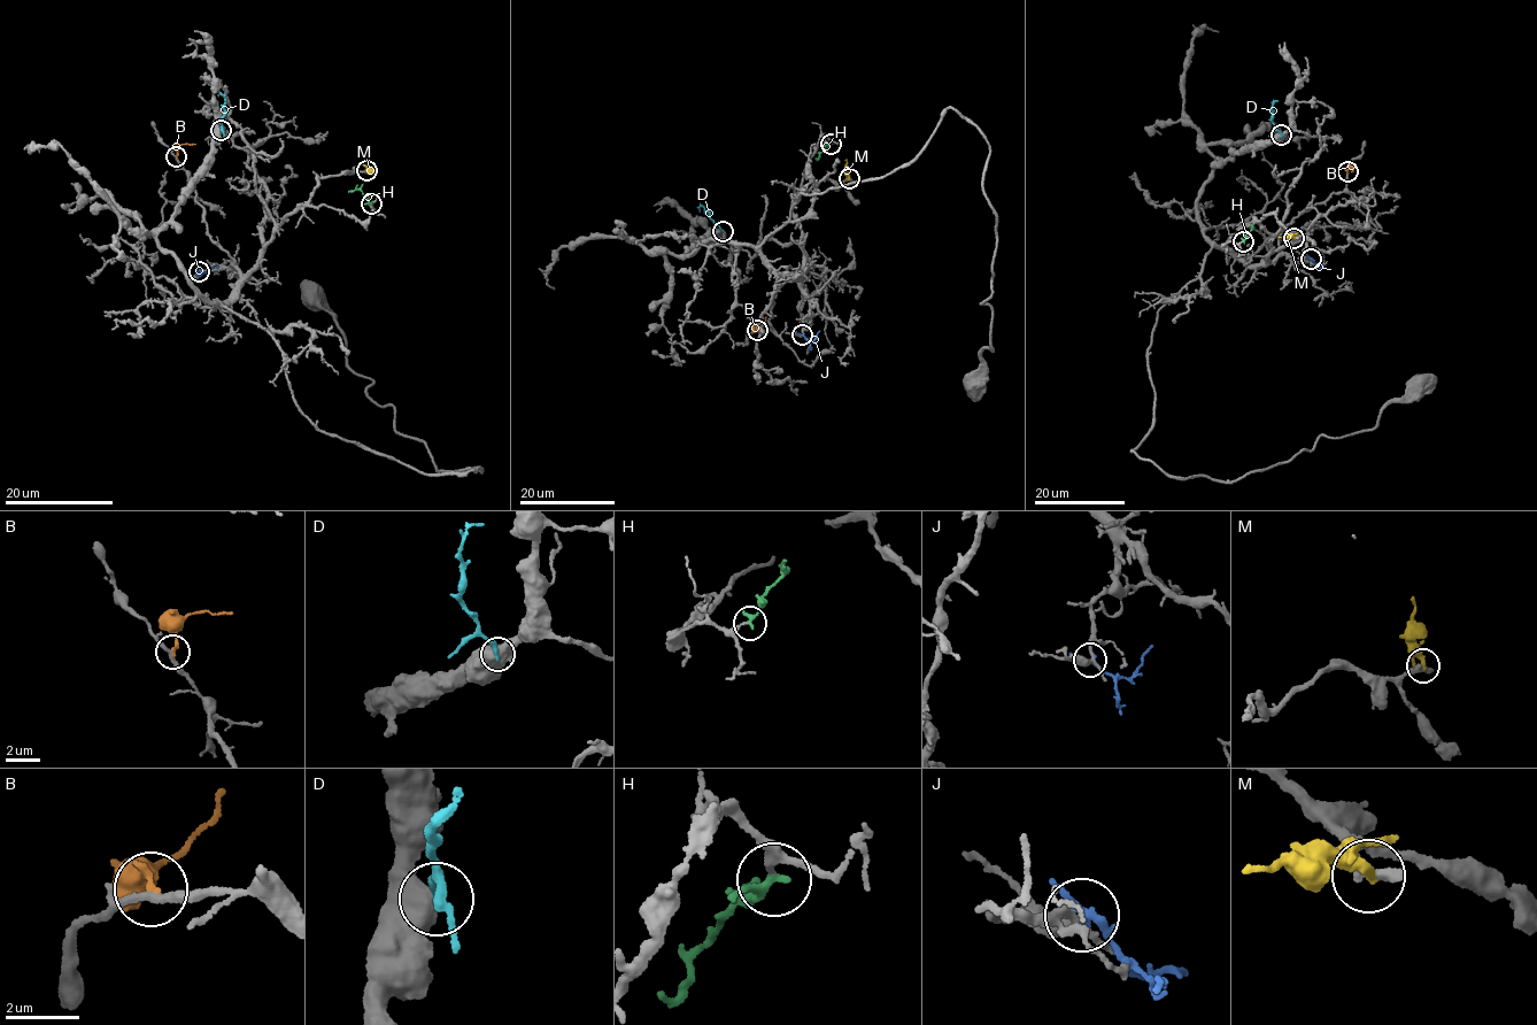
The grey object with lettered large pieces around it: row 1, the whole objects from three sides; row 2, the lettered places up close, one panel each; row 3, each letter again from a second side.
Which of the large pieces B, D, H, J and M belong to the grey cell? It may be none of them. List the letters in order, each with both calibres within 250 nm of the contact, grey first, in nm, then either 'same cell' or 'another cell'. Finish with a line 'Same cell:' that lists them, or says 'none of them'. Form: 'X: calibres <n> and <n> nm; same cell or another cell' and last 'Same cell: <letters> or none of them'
B: calibres 200 and 240 nm; another cell
D: calibres 750 and 240 nm; another cell
H: calibres 160 and 170 nm; same cell
J: calibres 240 and 200 nm; another cell
M: calibres 360 and 360 nm; another cell
Same cell: H

